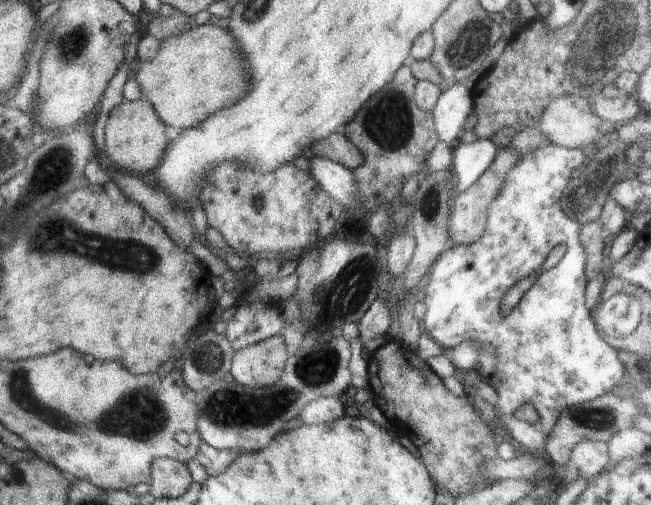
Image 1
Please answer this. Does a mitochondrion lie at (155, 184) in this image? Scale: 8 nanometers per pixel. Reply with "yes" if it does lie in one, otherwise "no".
no

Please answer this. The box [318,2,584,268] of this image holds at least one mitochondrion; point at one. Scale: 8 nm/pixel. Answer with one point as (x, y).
(388, 120)

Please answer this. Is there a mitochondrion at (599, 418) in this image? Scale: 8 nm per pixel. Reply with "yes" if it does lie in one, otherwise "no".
yes

